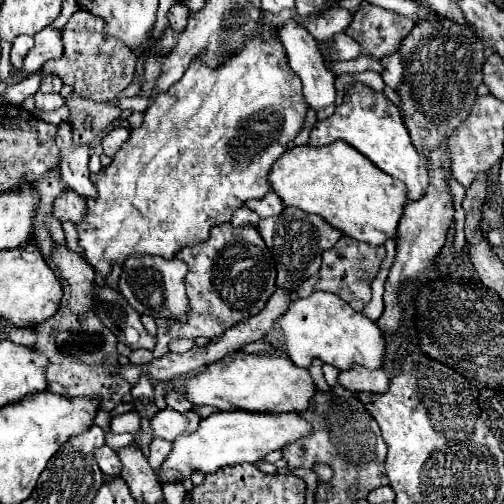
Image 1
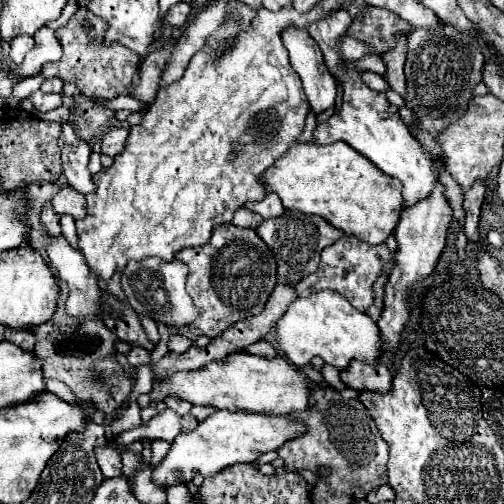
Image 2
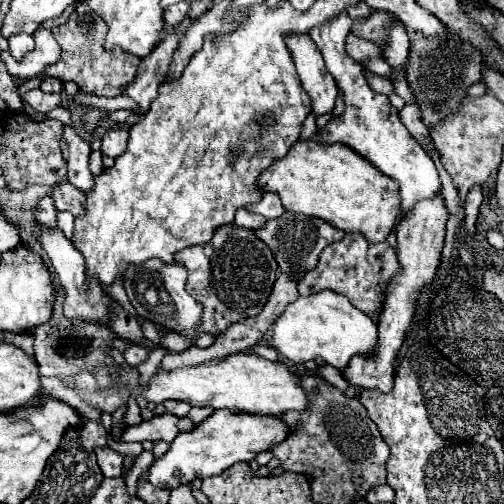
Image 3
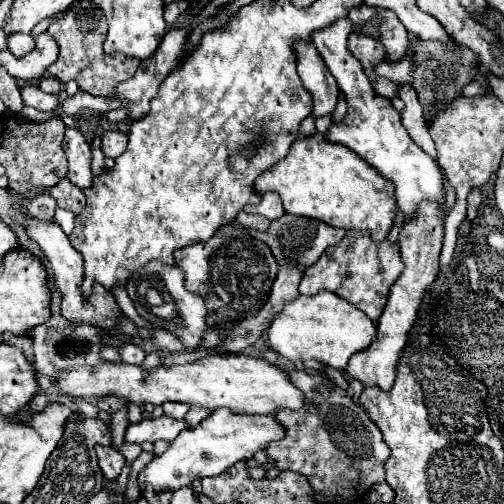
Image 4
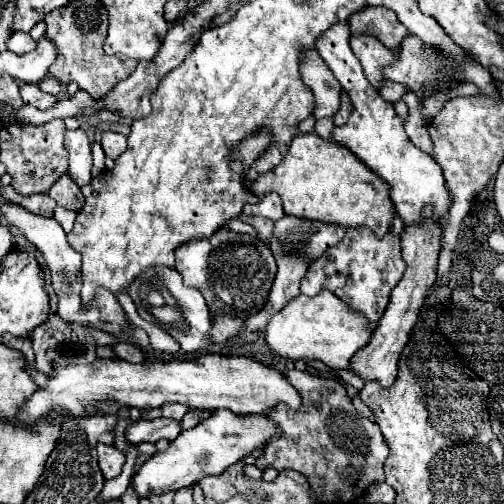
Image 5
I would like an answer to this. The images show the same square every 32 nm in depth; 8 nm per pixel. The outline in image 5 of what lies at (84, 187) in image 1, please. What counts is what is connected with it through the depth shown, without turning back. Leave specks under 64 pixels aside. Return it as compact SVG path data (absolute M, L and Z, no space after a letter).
M66 130L66 138L64 138L64 146L68 152L68 176L72 176L72 180L78 186L86 186L90 184L92 176L90 176L90 168L92 168L92 154L90 154L90 140L86 136L84 130Z

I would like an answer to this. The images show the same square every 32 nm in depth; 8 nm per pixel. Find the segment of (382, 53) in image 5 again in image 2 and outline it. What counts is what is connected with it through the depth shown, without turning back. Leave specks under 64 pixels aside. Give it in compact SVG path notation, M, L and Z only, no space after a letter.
M344 36L340 40L340 52L342 52L342 58L344 60L358 60L364 54L372 54L372 50L366 44L354 40L352 36Z

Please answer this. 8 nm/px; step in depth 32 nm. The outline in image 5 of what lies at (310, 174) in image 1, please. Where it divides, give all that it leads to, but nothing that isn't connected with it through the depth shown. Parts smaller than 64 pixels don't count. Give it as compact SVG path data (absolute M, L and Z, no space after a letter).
M298 134L286 152L286 158L268 174L260 176L260 180L248 184L248 188L256 196L278 192L286 214L340 224L344 228L366 226L374 230L378 238L390 230L396 214L388 190L390 186L380 176L370 172L370 168L348 148L316 134Z

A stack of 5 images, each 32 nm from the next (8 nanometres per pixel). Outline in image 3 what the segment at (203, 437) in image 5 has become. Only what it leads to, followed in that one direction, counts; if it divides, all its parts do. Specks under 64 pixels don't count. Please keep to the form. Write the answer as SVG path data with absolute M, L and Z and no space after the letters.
M214 410L214 414L200 422L192 432L180 432L174 438L170 450L148 468L148 480L156 488L172 490L176 486L190 484L196 476L216 476L236 462L252 462L256 454L266 452L286 440L290 432L294 430L278 416Z

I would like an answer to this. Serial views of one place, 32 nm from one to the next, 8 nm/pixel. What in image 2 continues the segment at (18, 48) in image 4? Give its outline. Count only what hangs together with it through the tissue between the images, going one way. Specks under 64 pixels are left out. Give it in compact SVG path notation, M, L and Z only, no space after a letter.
M28 34L16 36L16 38L10 42L10 60L12 60L16 66L22 64L26 52L28 52L32 46L34 46L34 38L32 38L32 36L28 36Z

